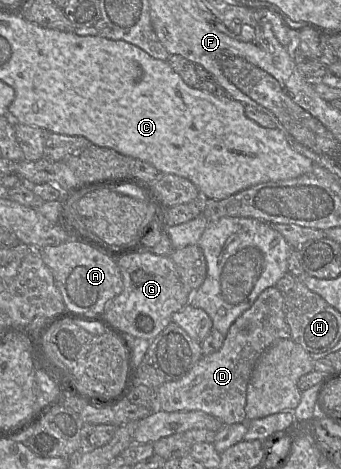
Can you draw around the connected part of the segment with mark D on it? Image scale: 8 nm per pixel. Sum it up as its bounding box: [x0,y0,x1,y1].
[157,286,291,425]

